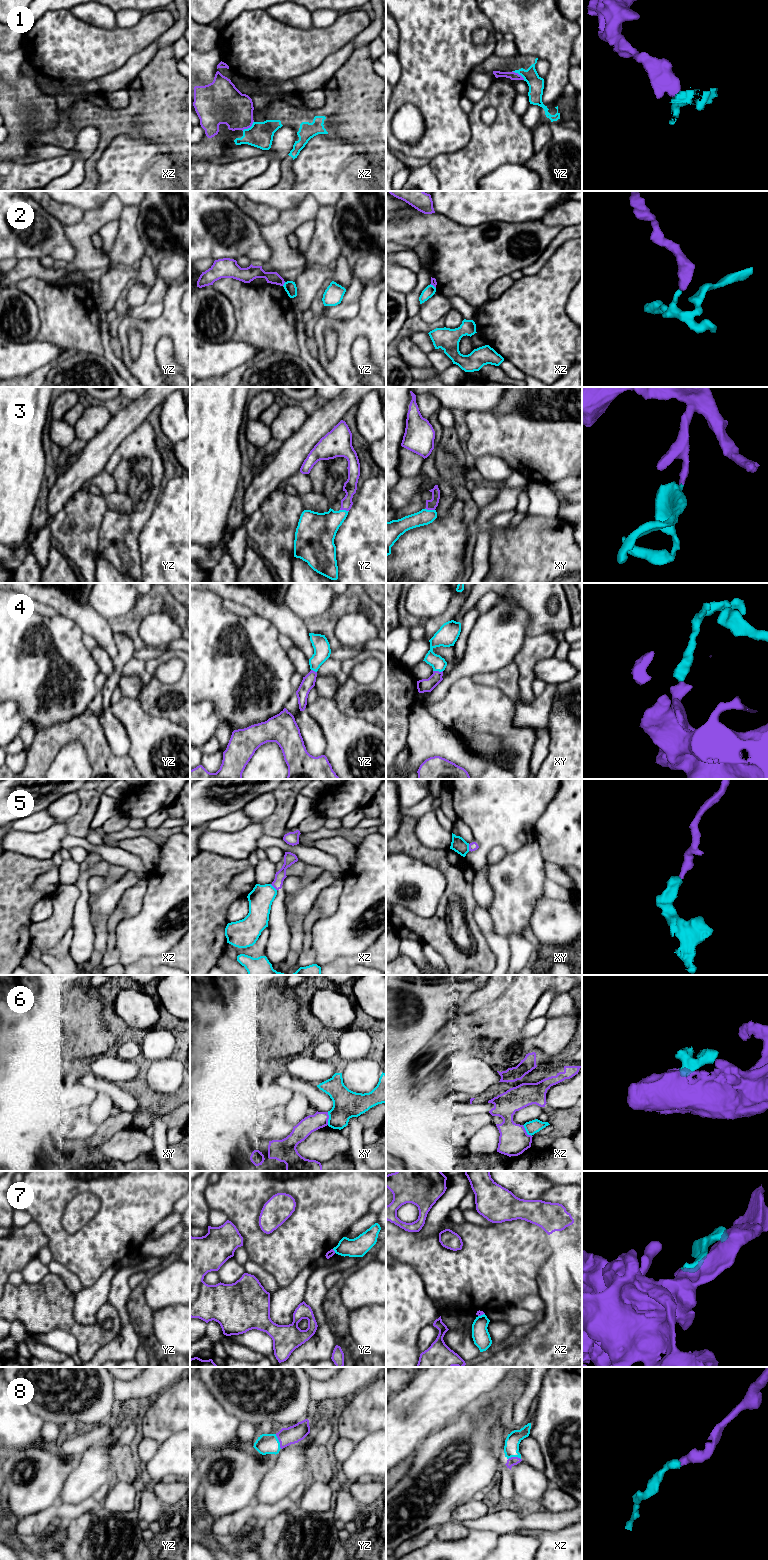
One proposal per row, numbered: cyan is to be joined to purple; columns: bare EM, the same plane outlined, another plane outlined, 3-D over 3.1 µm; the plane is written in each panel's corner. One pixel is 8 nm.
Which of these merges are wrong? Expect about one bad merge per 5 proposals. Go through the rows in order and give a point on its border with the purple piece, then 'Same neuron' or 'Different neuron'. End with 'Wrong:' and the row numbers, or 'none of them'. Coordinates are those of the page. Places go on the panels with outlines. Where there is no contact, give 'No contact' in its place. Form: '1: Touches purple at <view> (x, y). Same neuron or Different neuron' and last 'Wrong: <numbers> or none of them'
1: Touches purple at xz (248, 127). Different neuron
2: Touches purple at yz (283, 284). Different neuron
3: Touches purple at xy (430, 509). Same neuron
4: Touches purple at xy (438, 671). Same neuron
5: Touches purple at xy (469, 847). Different neuron
6: Touches purple at xz (525, 1131). Different neuron
7: Touches purple at xz (481, 1314). Different neuron
8: Touches purple at yz (279, 1441). Same neuron
Wrong: 1, 2, 5, 6, 7

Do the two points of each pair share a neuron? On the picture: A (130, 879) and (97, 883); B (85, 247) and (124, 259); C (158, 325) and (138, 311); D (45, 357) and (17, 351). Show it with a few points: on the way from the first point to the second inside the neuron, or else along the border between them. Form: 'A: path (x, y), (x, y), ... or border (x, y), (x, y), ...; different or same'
A: path (122, 885), (117, 889), (105, 889); same
B: border (96, 232), (92, 244), (104, 253), (110, 266); different
C: border (163, 300), (163, 312), (157, 317), (127, 316); different
D: path (38, 356), (24, 356); same

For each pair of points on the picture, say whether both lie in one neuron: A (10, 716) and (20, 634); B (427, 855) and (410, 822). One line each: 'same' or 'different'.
A: different
B: same

